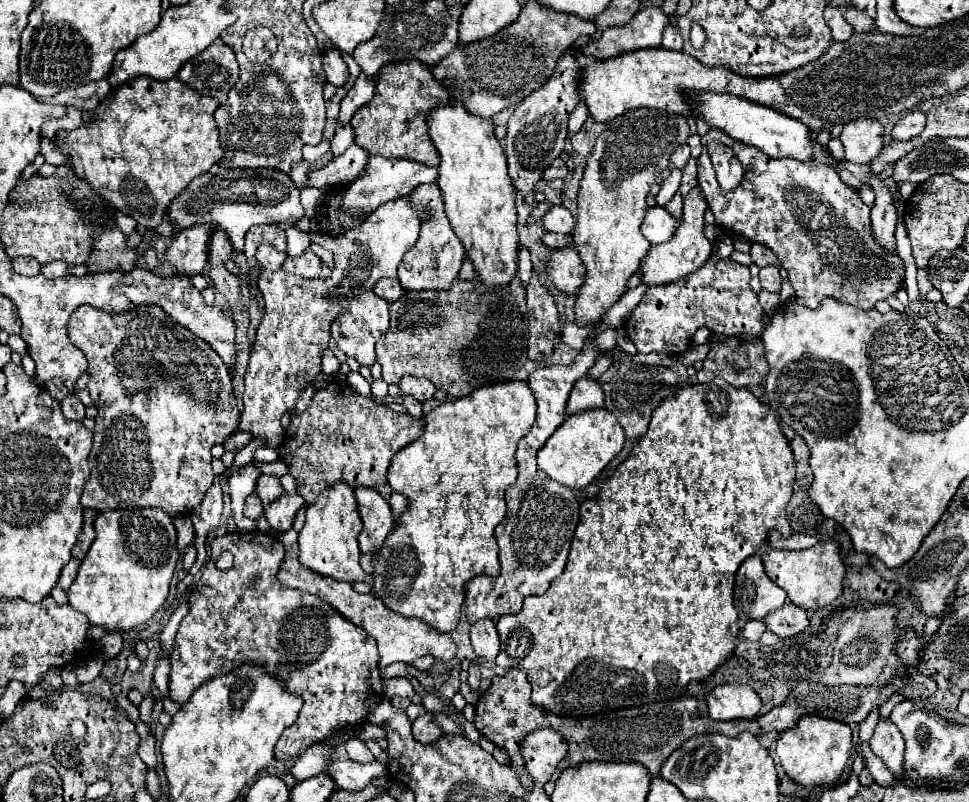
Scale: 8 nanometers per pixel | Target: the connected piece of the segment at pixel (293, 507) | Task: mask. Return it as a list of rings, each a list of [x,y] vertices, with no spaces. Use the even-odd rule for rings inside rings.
[[[282,494],[278,500],[274,500],[264,510],[264,516],[266,516],[272,530],[286,532],[292,528],[296,512],[304,506],[306,506],[306,500],[300,494]]]

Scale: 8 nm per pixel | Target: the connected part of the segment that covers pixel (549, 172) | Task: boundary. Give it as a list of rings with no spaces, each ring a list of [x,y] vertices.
[[[556,158],[546,170],[544,170],[544,174],[542,174],[542,180],[556,180],[556,178],[566,178],[566,174],[568,174],[568,166],[566,166],[566,162],[562,160],[562,158]]]

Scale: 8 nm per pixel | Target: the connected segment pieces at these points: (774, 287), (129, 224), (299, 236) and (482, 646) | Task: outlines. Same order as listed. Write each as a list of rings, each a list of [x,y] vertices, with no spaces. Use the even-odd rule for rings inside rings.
[[[764,266],[764,268],[760,268],[760,284],[768,292],[780,292],[780,284],[782,284],[780,270],[776,266]]]
[[[120,211],[115,212],[115,222],[120,231],[125,235],[130,235],[132,232],[135,231],[134,230],[136,227],[135,220],[131,216],[128,216],[123,212]]]
[[[288,228],[286,230],[286,256],[296,258],[302,256],[304,250],[310,246],[310,236],[306,232],[300,232],[296,228]]]
[[[482,618],[470,626],[470,642],[479,658],[494,661],[500,651],[500,638],[492,618]]]

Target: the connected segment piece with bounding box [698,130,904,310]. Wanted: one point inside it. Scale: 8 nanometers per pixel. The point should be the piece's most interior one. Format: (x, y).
(818, 227)

